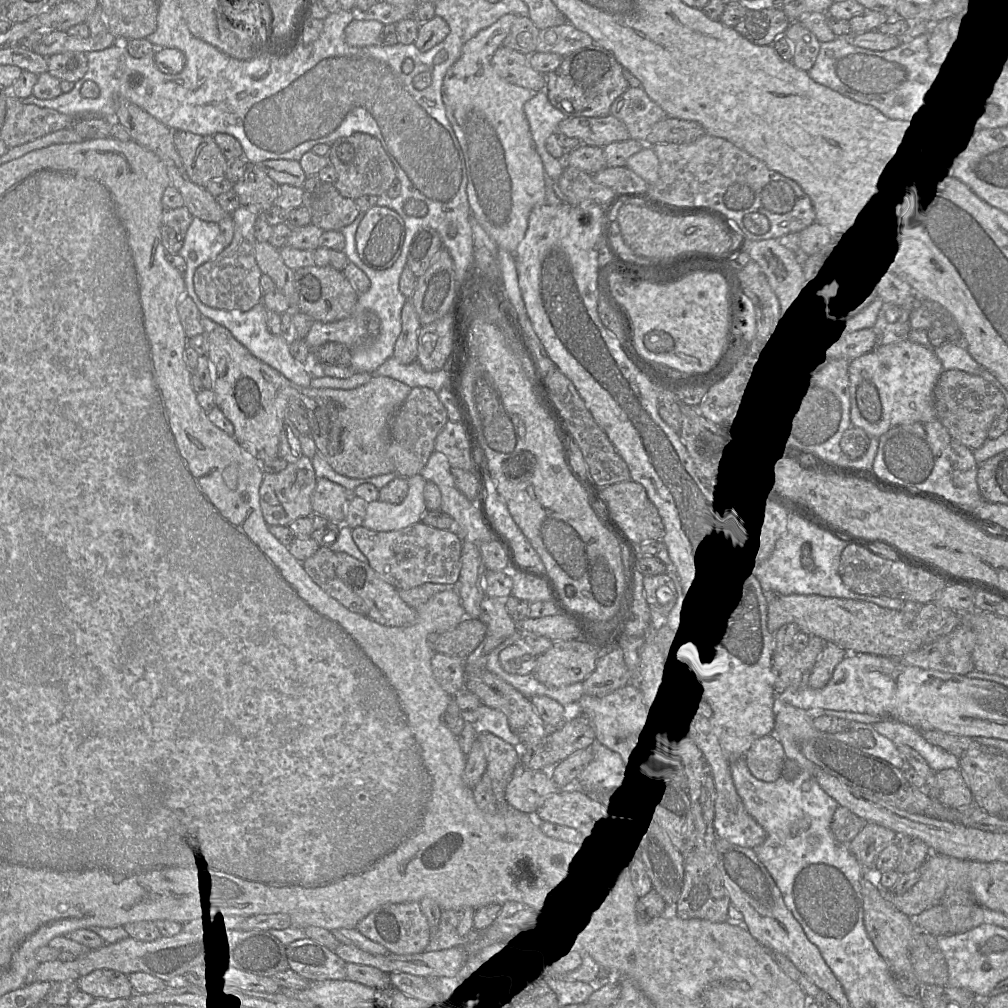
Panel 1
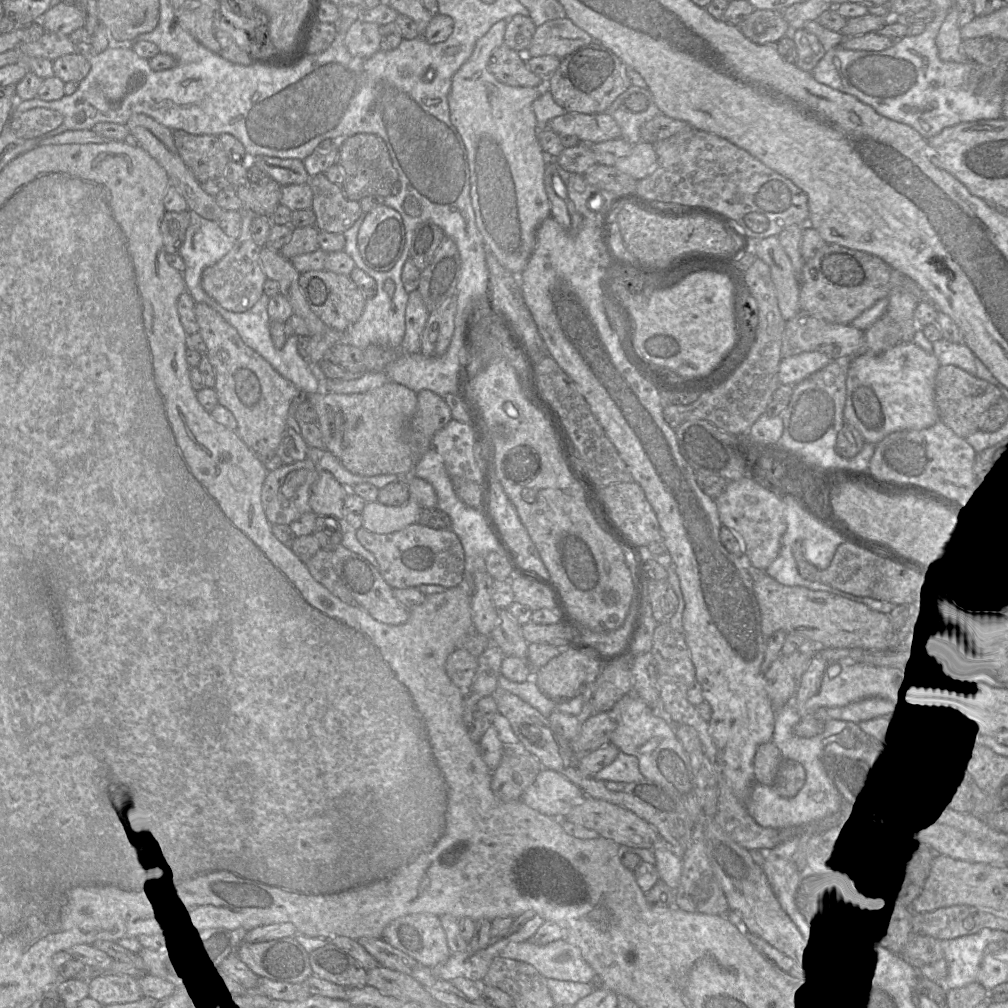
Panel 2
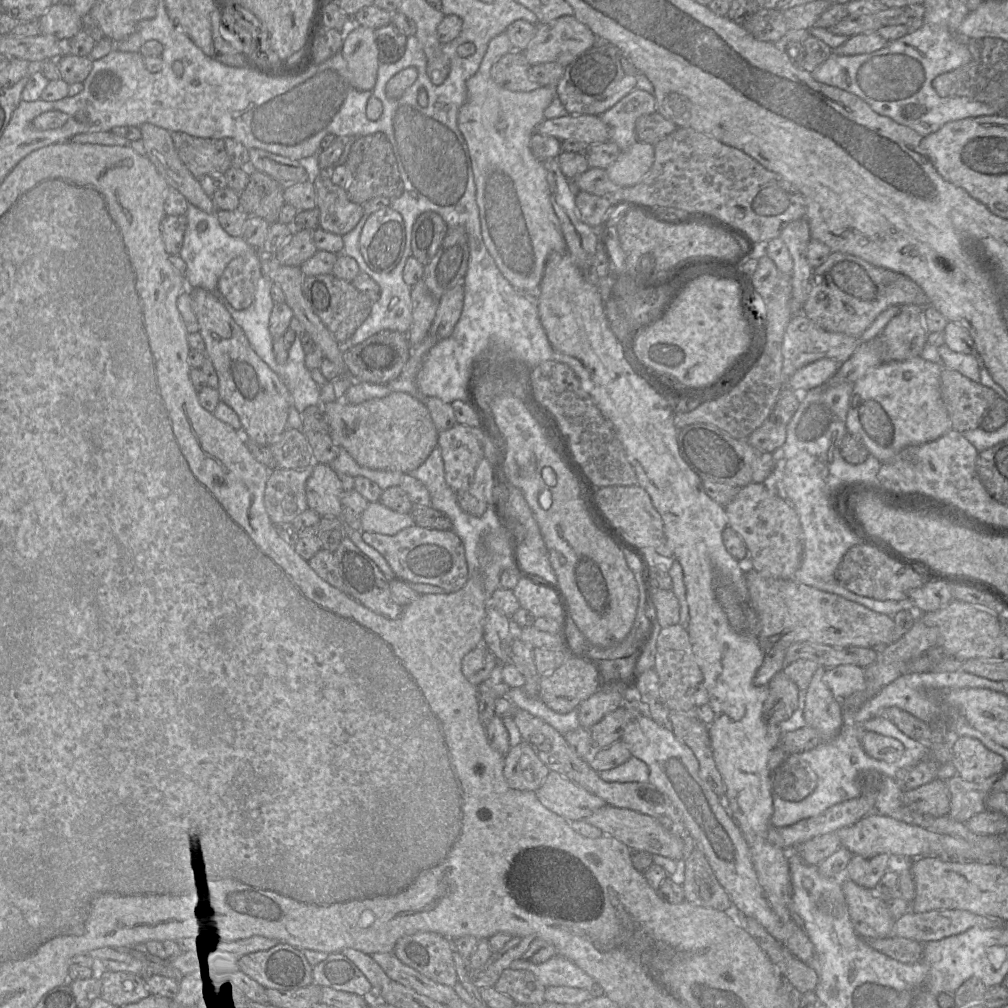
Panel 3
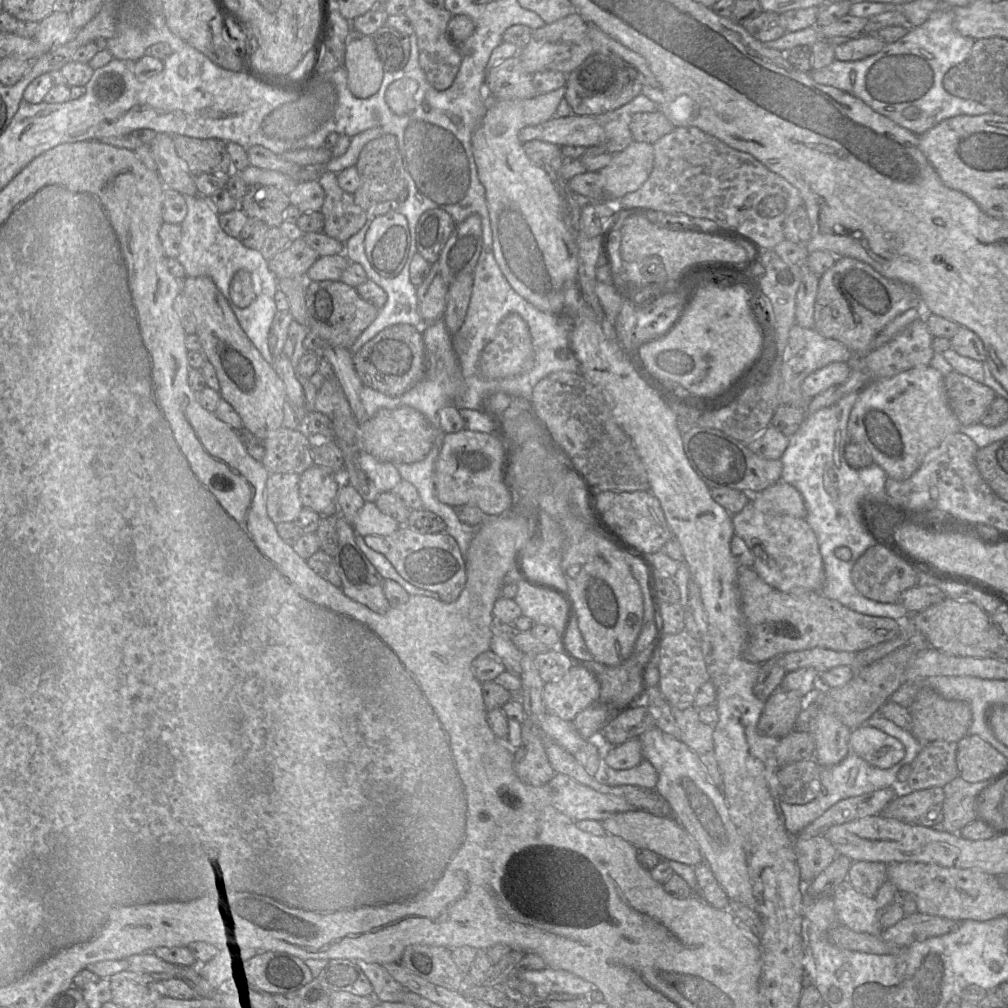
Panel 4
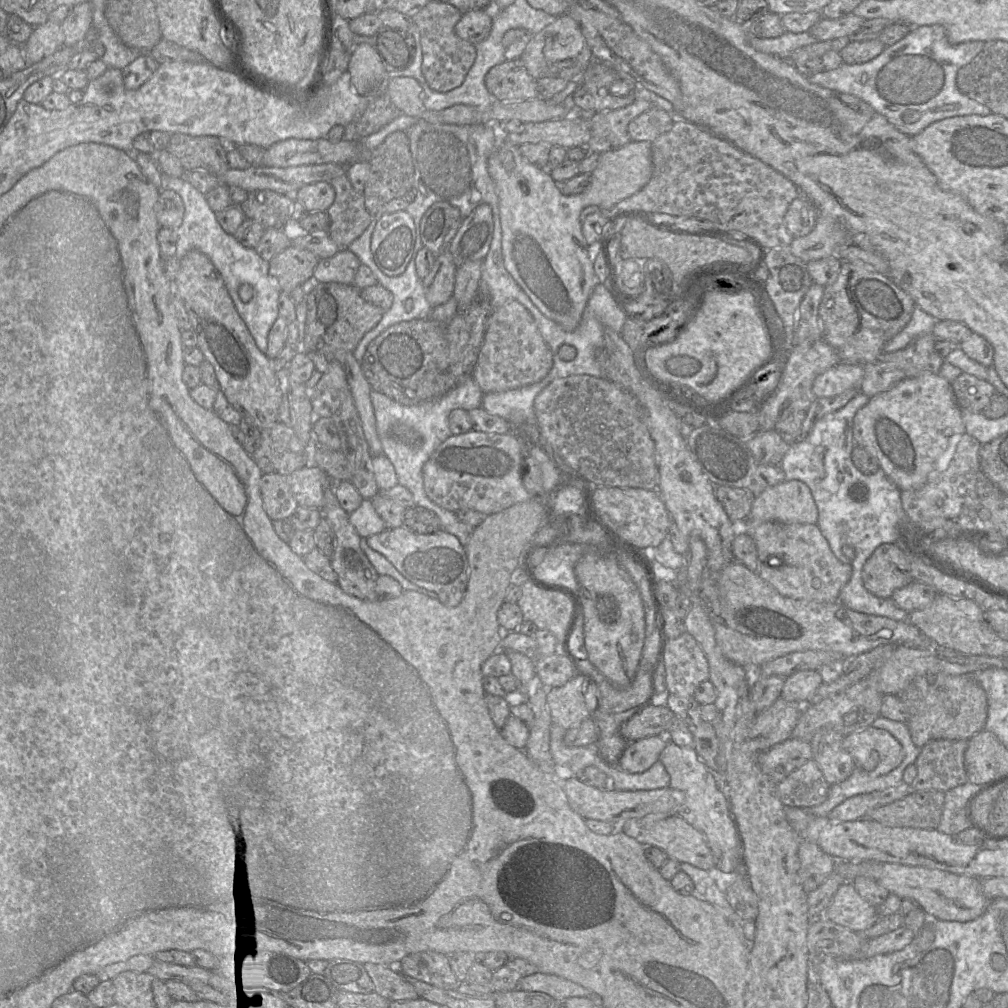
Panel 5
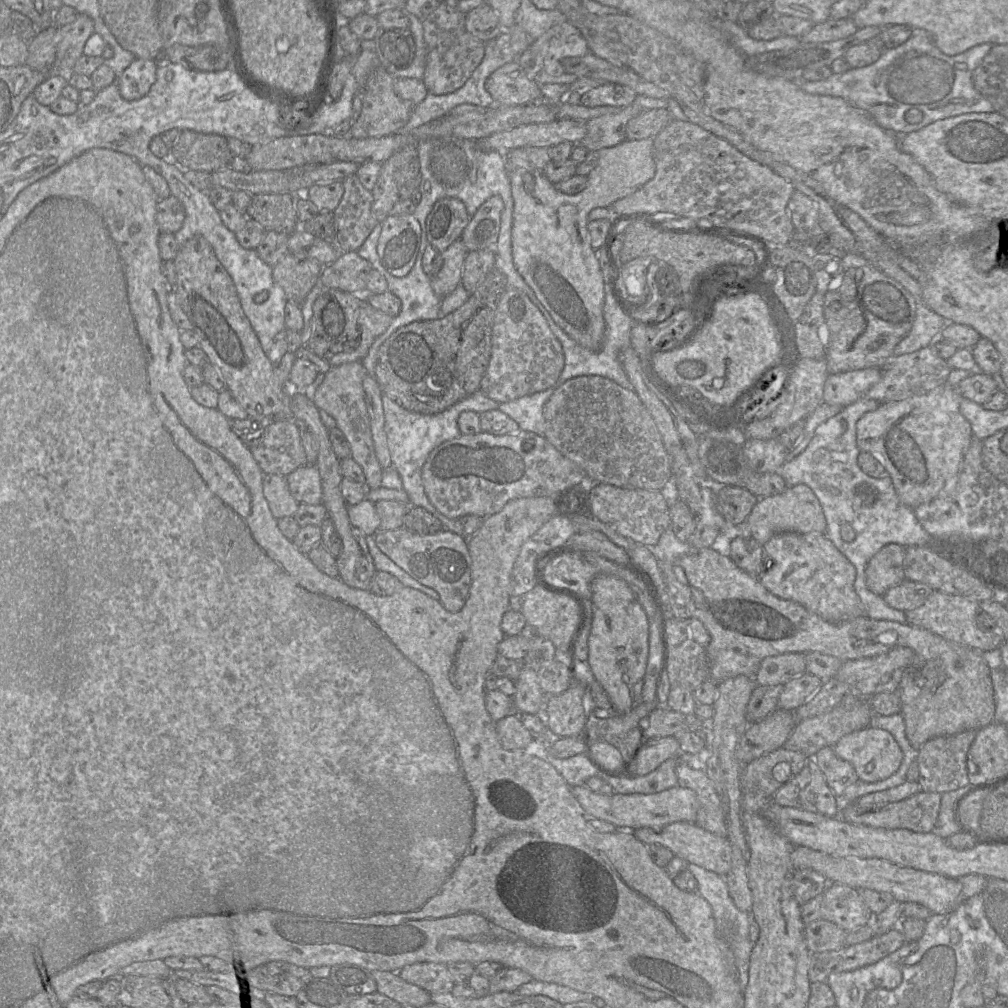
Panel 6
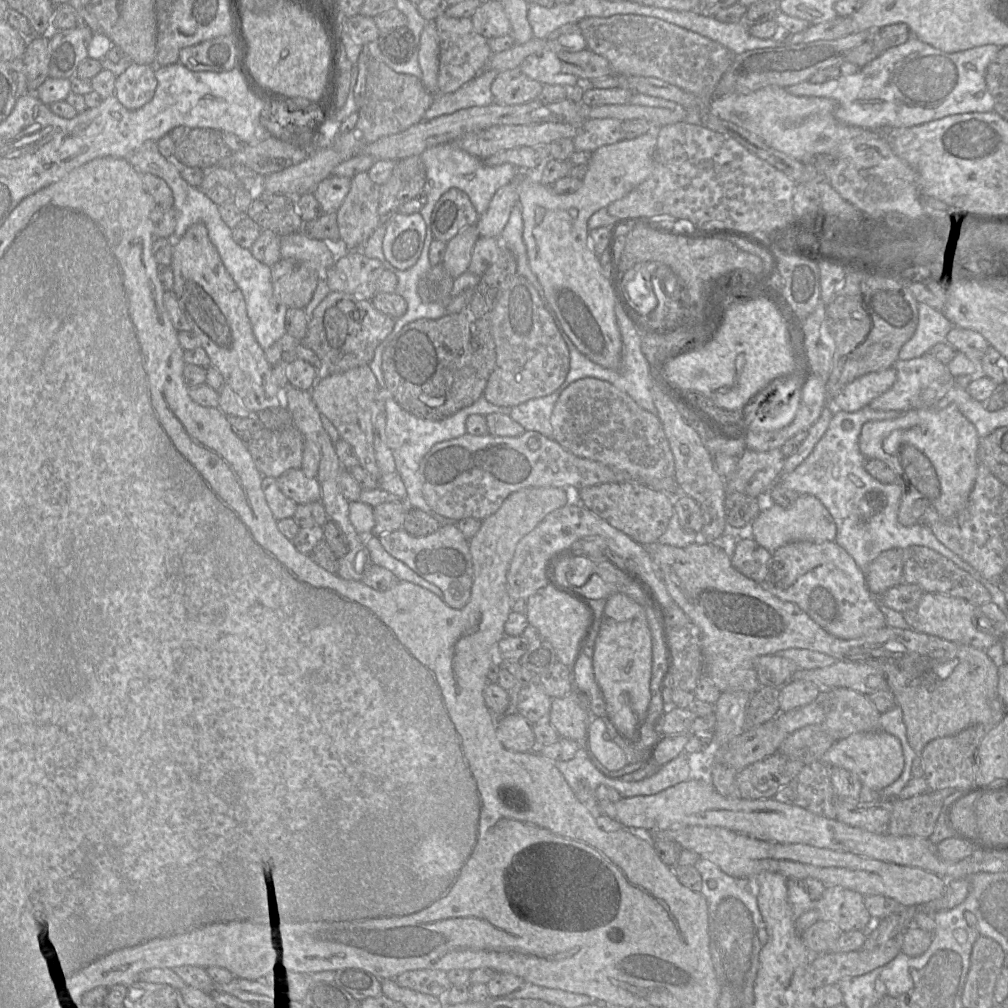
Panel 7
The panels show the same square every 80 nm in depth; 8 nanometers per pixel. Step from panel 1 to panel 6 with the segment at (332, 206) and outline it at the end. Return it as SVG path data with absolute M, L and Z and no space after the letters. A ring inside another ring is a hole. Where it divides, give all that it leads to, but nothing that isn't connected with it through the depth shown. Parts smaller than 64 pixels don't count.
M356 174L343 181L344 192L333 211L335 235L330 239L340 252L357 251L379 223L372 212L373 195Z

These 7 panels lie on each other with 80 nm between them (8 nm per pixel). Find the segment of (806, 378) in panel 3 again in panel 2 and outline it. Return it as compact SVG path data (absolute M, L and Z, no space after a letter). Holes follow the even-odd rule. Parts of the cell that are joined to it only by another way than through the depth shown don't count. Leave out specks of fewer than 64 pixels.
M803 352L782 358L779 364L778 378L780 384L795 386L814 372L827 366L833 359L818 352Z

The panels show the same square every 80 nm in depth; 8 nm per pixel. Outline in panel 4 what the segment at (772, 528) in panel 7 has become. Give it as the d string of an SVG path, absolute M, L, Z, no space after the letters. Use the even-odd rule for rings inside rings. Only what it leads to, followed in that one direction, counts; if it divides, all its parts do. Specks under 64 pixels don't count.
M779 481L764 491L753 495L752 502L761 512L790 515L805 519L807 511L799 491L790 484Z

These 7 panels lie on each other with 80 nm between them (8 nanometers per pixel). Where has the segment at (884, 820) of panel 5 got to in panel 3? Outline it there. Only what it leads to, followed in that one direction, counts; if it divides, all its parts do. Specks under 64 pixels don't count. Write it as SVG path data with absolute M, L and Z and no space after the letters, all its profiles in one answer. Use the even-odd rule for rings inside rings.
M936 778L914 790L905 790L904 805L922 815L946 816L950 812L950 790L945 780Z

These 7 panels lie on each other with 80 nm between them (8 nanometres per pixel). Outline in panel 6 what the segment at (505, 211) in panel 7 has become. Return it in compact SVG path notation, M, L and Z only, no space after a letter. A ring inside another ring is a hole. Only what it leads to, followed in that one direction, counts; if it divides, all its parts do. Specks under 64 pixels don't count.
M495 195L481 204L475 214L471 216L460 236L460 240L469 252L482 249L493 249L494 251L503 209L502 198Z

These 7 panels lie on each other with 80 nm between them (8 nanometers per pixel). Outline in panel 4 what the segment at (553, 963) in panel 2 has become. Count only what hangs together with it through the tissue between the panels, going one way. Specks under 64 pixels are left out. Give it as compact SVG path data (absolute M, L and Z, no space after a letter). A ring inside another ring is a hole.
M544 968L522 971L519 976L534 985L536 998L531 1001L544 1001L552 993L566 993L584 997L594 985L565 970Z

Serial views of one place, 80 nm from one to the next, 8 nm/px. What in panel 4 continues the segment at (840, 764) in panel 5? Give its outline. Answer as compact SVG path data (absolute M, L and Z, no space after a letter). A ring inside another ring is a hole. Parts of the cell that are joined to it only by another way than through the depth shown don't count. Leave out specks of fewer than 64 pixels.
M827 713L818 714L810 721L808 732L815 741L813 759L819 766L834 766L848 755L851 730L836 716Z

